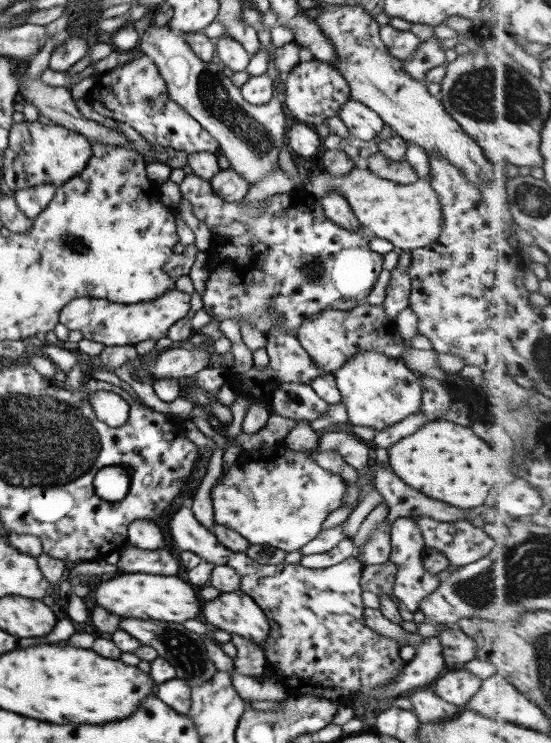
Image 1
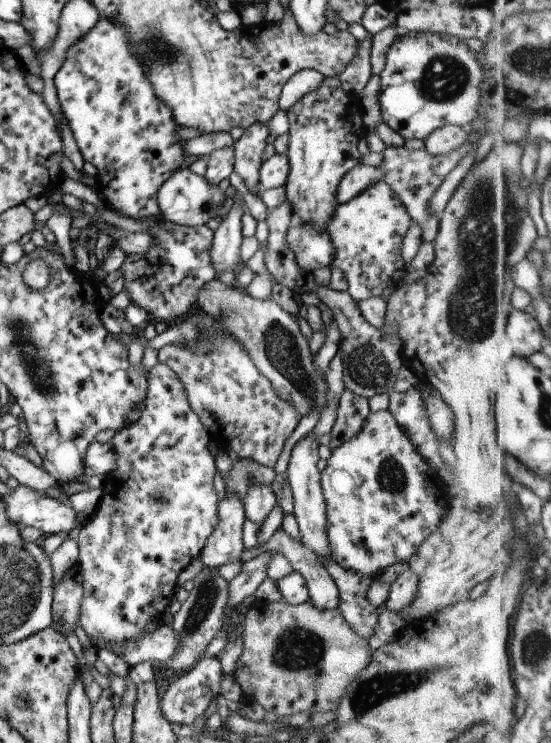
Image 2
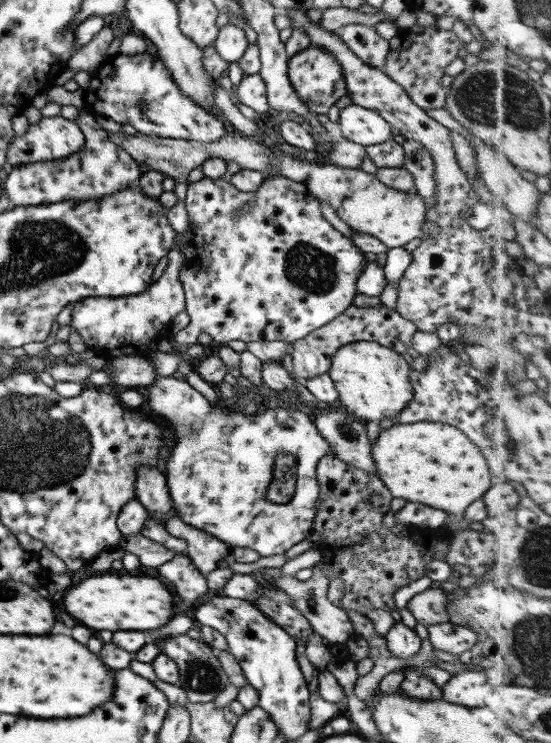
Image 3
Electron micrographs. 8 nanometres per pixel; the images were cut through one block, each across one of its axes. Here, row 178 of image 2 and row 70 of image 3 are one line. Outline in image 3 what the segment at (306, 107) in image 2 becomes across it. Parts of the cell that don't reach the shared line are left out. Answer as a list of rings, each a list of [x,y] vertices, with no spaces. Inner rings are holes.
[[[310,46],[289,57],[287,73],[300,101],[316,116],[327,115],[340,98],[349,95],[341,63],[322,47]]]

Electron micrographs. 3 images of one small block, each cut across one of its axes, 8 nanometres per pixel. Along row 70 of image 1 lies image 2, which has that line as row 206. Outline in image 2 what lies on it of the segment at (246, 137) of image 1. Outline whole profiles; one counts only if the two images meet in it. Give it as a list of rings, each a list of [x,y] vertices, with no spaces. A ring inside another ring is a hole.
[[[185,165],[160,187],[157,194],[157,203],[162,218],[167,221],[188,227],[199,227],[206,225],[212,218],[224,215],[229,198],[218,185],[210,184],[204,175],[194,173]]]

